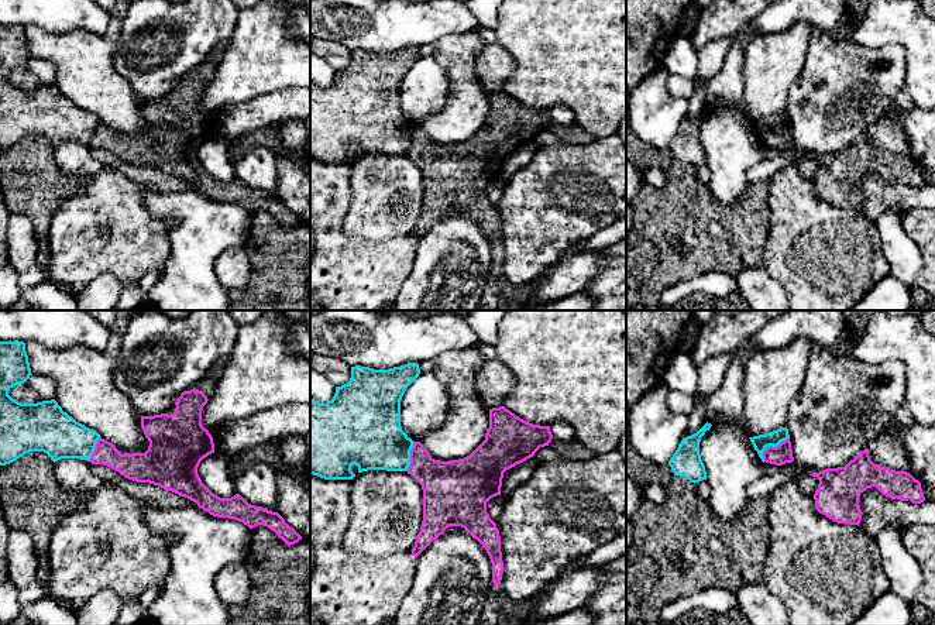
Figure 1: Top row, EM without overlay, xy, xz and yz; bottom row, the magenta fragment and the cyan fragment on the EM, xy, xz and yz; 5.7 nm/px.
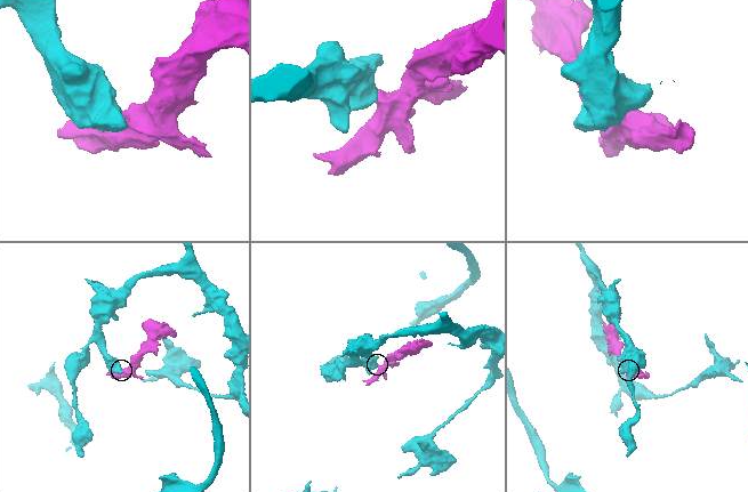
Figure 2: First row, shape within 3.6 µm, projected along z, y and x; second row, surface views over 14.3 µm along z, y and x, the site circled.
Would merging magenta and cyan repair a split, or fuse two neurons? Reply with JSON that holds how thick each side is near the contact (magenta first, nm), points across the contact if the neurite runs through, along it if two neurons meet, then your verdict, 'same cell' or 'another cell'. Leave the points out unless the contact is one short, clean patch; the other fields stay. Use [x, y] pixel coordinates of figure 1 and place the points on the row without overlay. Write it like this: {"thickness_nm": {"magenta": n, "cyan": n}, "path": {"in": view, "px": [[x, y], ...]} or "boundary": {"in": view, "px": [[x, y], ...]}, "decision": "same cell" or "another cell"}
{"thickness_nm": {"magenta": 110, "cyan": 90}, "boundary": {"in": "yz", "px": [[789, 122], [776, 130], [769, 130], [763, 136], [762, 143]]}, "decision": "another cell"}

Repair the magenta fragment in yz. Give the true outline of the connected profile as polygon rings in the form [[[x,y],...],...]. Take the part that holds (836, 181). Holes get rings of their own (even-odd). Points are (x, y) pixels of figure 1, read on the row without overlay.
[[[869,133],[859,137],[845,151],[826,152],[809,159],[819,164],[814,178],[817,195],[838,207],[860,207],[859,181],[872,171],[888,182],[910,183],[912,188],[925,185],[918,164],[907,155],[874,148]]]

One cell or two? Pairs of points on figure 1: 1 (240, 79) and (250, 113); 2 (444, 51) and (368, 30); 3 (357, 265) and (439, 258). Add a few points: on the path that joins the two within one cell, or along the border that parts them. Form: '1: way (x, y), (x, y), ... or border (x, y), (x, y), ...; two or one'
1: border (278, 89), (231, 105), (219, 120); two
2: border (464, 31), (456, 35), (439, 37), (433, 43); two
3: border (415, 241), (413, 268), (399, 289); two

